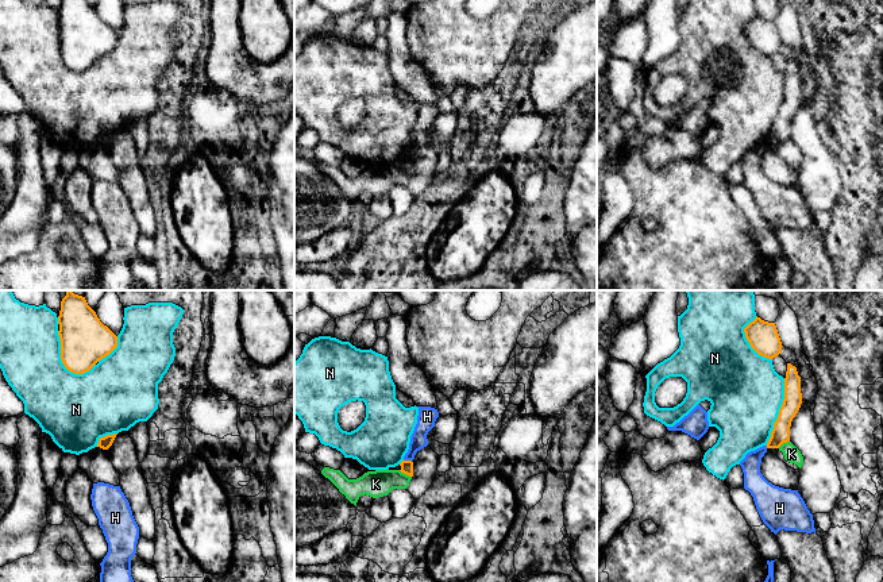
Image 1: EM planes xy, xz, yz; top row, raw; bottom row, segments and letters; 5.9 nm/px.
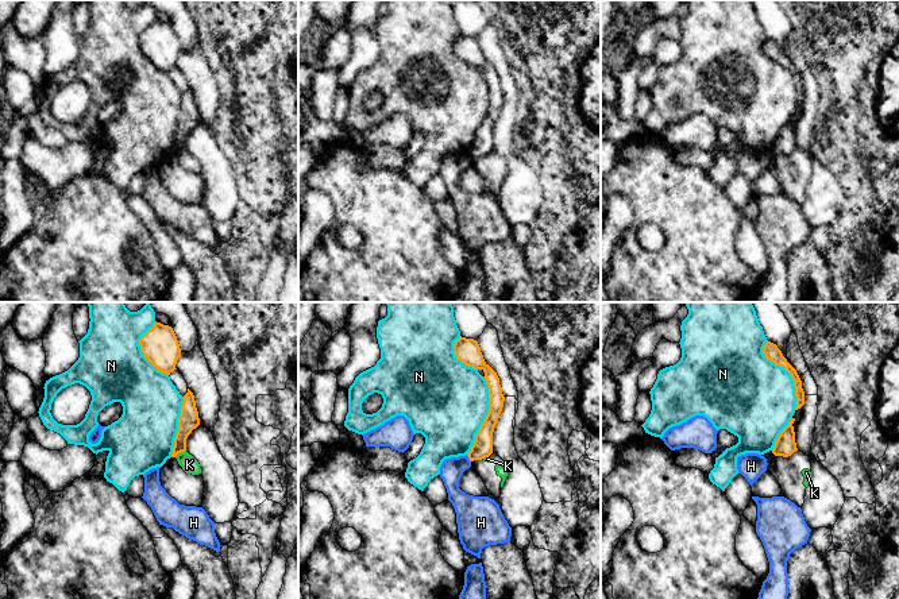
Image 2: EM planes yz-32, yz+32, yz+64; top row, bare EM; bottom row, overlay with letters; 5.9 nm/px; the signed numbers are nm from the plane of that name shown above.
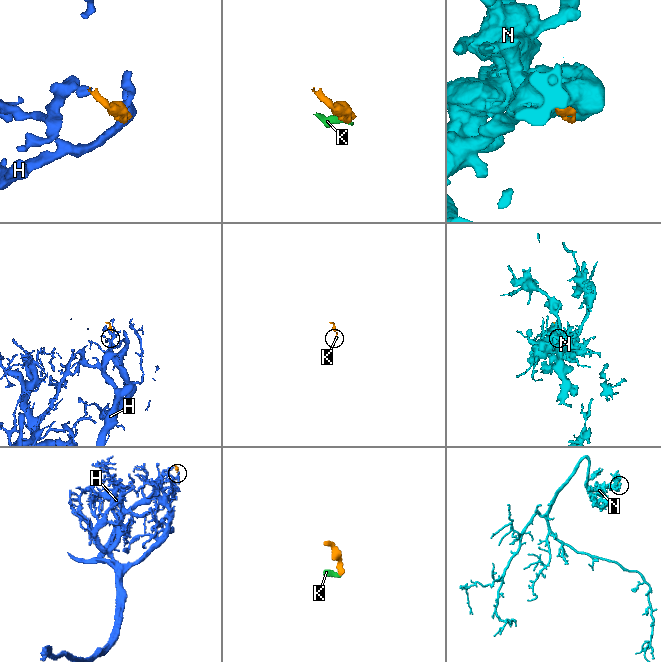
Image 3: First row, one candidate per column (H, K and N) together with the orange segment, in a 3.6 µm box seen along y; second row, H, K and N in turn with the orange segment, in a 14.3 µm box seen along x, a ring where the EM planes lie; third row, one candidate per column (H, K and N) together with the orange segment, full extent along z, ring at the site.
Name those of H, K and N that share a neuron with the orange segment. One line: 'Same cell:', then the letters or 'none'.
Same cell: none

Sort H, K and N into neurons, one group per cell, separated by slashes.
H / K / N

